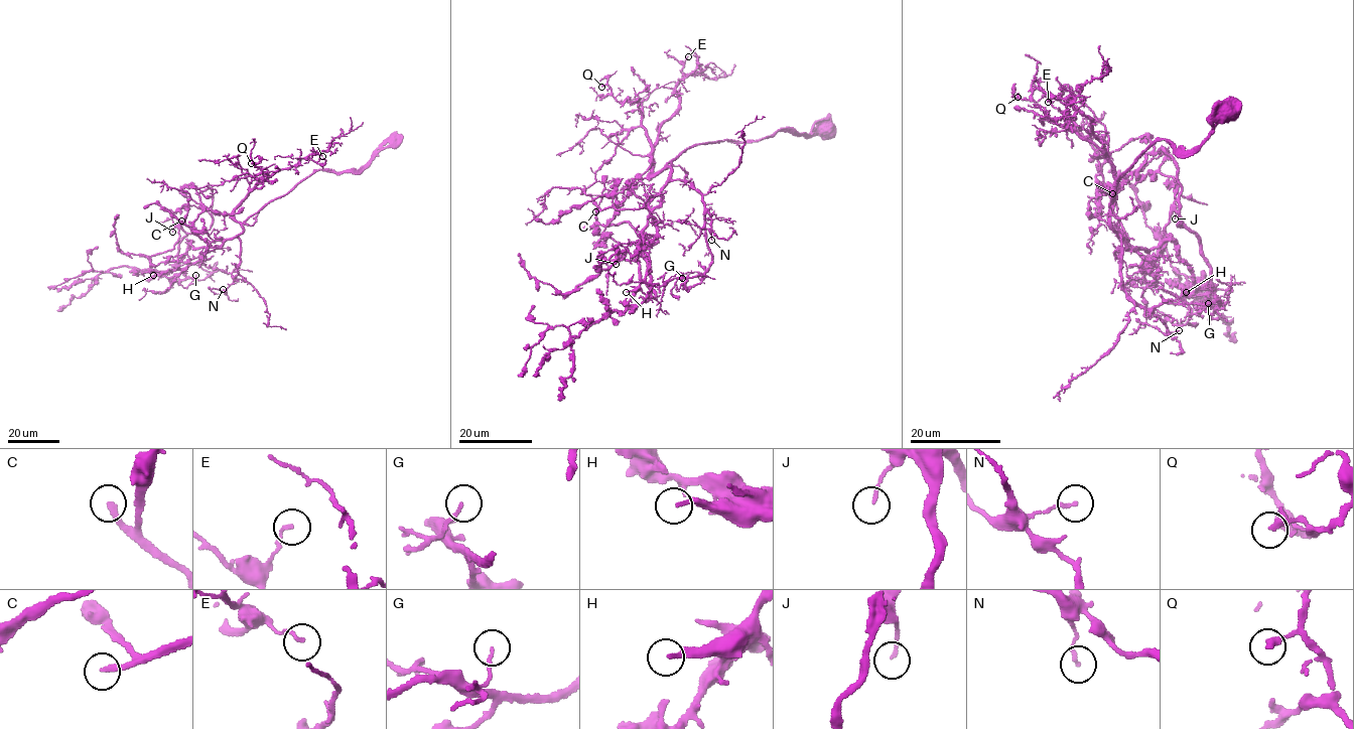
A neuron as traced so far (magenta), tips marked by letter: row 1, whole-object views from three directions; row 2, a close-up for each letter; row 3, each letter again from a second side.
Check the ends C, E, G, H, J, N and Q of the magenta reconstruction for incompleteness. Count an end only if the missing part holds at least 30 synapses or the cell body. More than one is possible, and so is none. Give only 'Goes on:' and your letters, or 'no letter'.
Goes on: C, H

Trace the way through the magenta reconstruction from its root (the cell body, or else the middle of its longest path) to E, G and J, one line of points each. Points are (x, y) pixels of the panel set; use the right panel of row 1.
E: (1225, 110), (1190, 150), (1153, 141), (1120, 173), (1109, 209), (1116, 179), (1094, 123), (1066, 99), (1048, 102)
G: (1225, 110), (1190, 150), (1153, 141), (1109, 204), (1129, 296), (1145, 308), (1218, 300), (1212, 314), (1208, 303)
J: (1225, 110), (1200, 145), (1157, 138), (1116, 178), (1109, 209), (1163, 149), (1175, 219)

